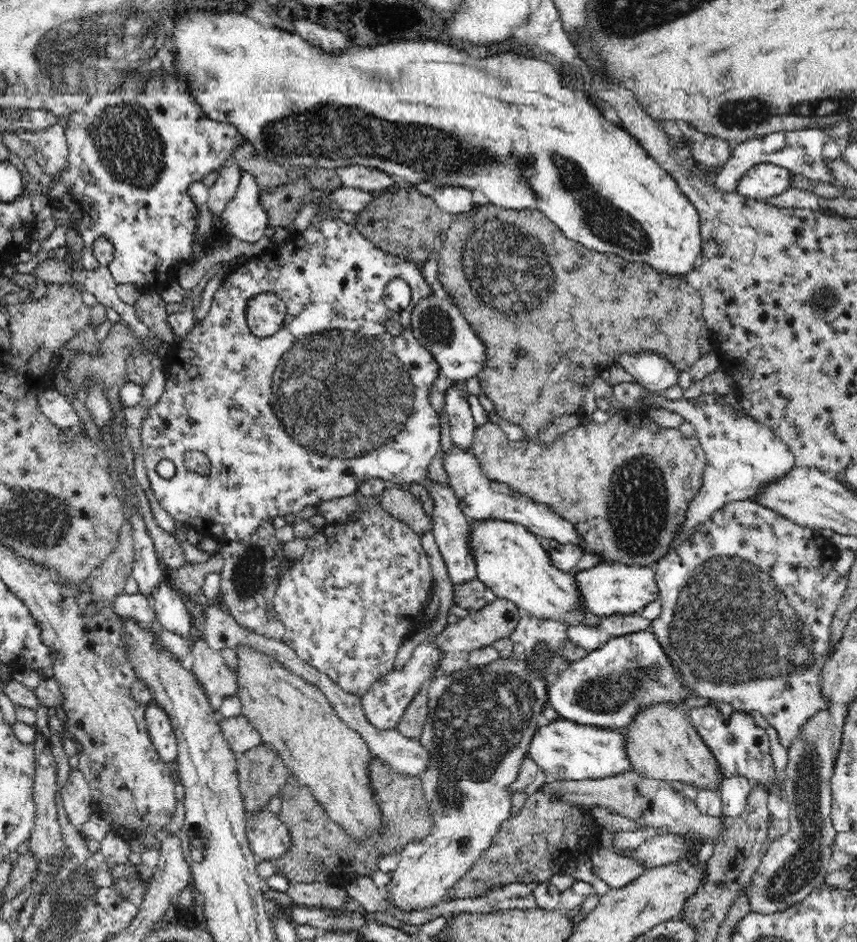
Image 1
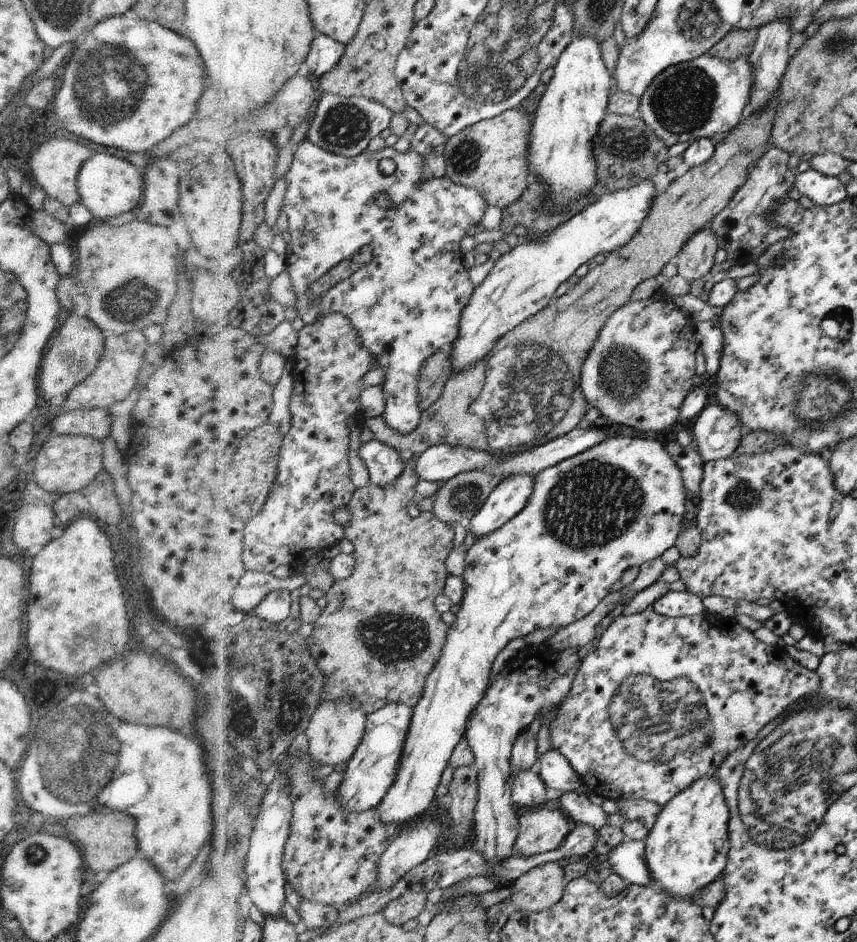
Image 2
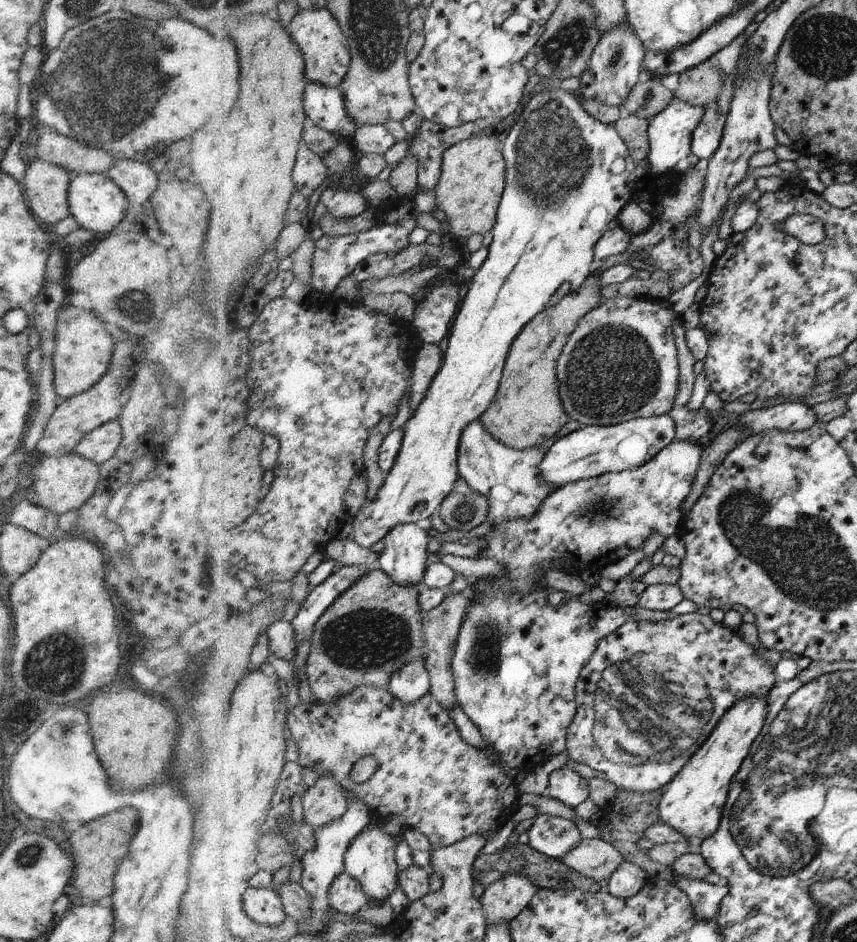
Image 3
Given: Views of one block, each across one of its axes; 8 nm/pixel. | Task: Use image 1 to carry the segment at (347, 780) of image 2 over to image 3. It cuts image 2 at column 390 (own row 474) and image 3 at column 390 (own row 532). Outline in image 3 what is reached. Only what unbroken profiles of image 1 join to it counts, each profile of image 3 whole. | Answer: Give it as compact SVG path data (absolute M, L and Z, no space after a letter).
M426 658L418 659L395 672L392 692L404 702L413 703L431 692L431 670Z

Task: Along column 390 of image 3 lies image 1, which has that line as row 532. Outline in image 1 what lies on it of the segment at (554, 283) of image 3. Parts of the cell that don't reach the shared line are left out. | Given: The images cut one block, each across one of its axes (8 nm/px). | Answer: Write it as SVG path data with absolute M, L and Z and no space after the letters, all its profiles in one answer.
M499 520L482 521L481 525L472 530L471 547L477 560L477 576L490 588L493 593L502 598L515 602L520 608L524 608L533 617L558 621L570 627L596 627L600 628L602 616L589 611L589 605L585 604L585 595L581 591L581 585L577 581L577 571L566 571L558 568L553 563L550 550L546 550L537 533L530 532L524 524L509 523Z

